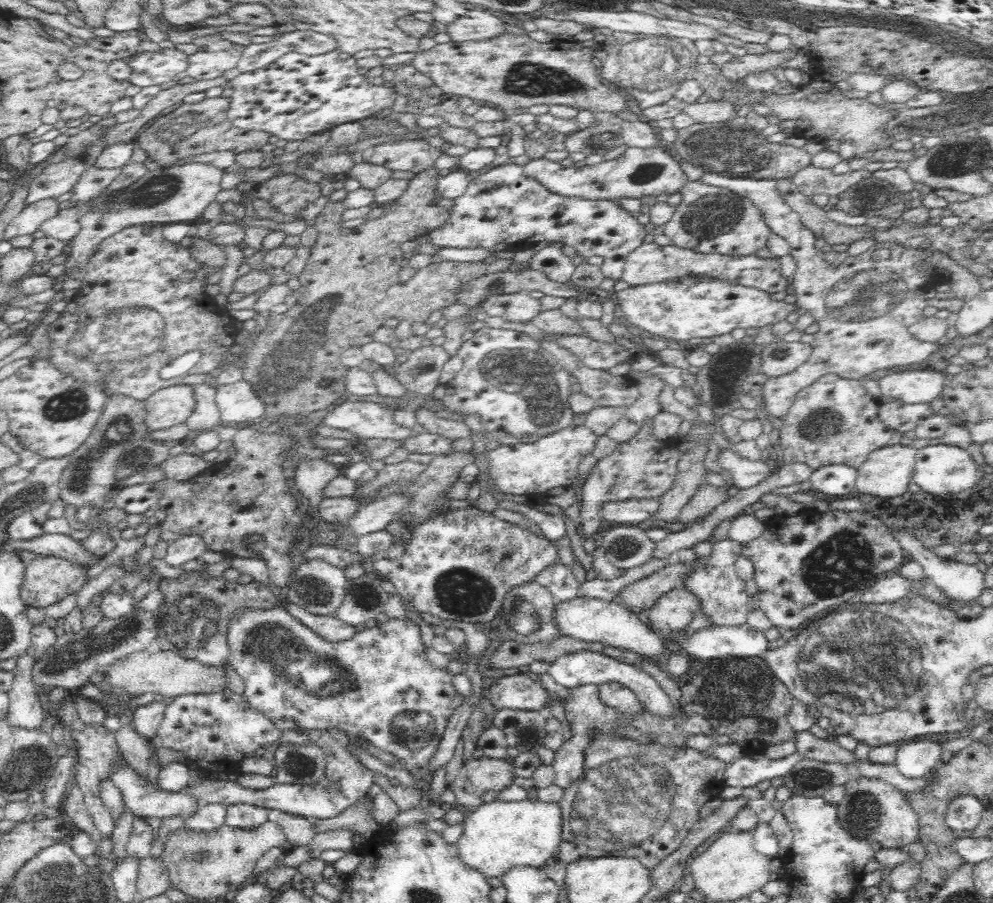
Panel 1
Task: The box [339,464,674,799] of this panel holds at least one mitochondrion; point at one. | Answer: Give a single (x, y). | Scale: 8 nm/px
(461, 591)

